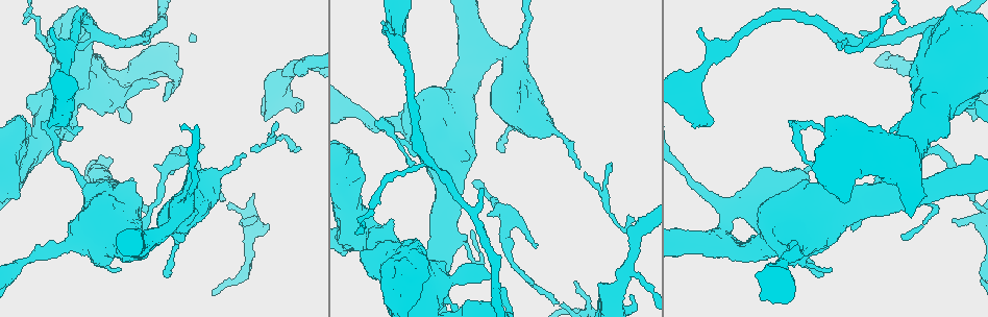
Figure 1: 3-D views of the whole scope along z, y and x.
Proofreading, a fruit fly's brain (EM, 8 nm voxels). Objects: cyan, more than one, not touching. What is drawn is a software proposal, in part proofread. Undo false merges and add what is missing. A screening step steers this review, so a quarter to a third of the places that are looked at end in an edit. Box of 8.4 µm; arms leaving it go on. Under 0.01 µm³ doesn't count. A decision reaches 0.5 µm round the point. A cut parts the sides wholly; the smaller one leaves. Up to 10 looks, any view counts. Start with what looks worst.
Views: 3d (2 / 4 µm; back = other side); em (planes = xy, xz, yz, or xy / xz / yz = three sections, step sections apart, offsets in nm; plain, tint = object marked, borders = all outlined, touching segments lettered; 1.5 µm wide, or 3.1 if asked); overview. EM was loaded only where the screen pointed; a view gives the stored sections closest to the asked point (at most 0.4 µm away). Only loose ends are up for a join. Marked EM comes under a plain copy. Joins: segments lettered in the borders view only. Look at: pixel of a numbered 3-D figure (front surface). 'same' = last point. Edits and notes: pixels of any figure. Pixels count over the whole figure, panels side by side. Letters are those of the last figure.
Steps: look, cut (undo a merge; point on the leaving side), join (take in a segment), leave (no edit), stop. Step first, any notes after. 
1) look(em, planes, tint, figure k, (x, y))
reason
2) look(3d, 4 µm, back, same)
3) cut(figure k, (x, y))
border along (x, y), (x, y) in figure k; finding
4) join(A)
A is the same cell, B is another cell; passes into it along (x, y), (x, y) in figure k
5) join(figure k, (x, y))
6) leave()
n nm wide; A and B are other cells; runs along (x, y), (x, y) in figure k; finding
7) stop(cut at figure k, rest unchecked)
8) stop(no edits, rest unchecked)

look(3d, 2 µm, figure 1, (382, 29))
free end

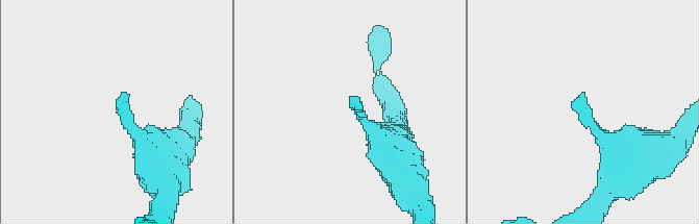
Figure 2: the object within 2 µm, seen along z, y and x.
look(em, planes, tint, figure 2, (351, 104))
need the tissue

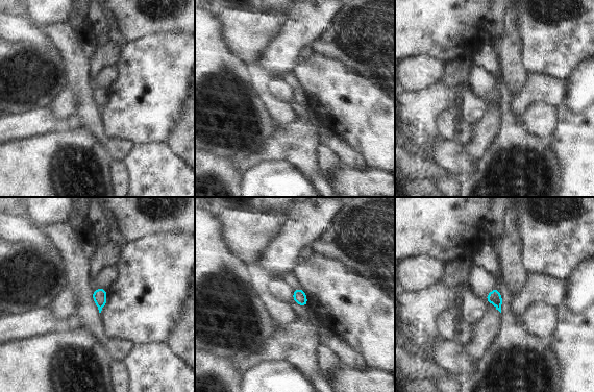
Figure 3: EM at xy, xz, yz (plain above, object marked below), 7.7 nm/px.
look(em, planes, borders, same)
what lies round it

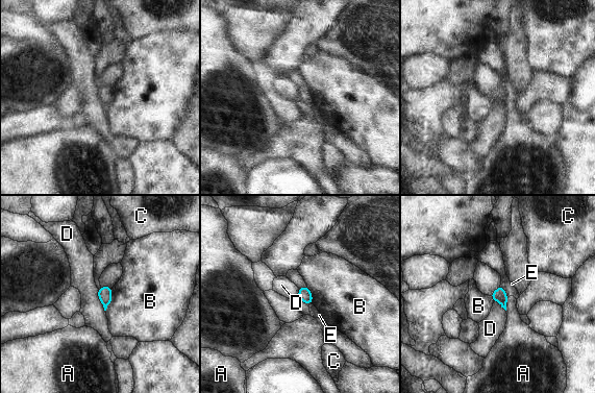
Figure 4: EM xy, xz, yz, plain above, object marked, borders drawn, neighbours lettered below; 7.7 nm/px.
leave()
B touches over 190 nm; A, B, C, D and E are other cells; border along (97, 289), (97, 297), (104, 311) in figure 4; no lettered segment goes on from it

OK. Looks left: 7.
look(3d, 4 µm, figure 1, (353, 154))
stops while still wide

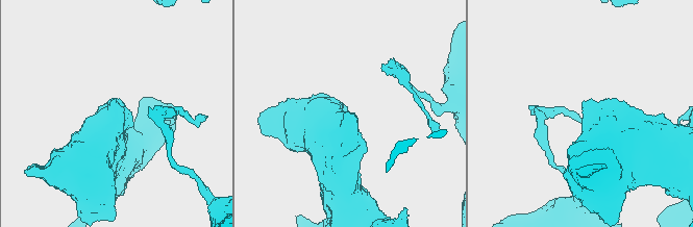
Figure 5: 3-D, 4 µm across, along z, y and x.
look(em, 3.1 µm, planes, tint, figure 5, (584, 103))
now the EM

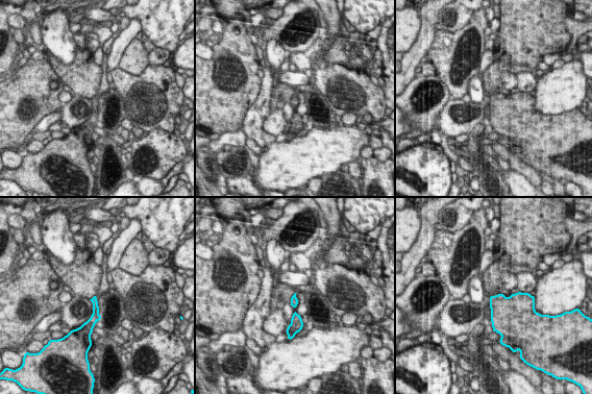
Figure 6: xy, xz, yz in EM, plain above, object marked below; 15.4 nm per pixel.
look(em, 3.1 µm, planes, borders, same)

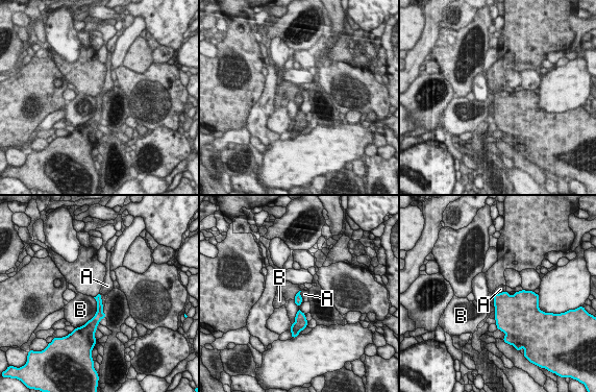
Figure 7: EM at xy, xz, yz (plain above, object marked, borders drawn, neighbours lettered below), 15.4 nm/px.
leave()
A and B are other cells; no lettered segment goes on from it

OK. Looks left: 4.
look(3d, 4 µm, figure 1, (454, 239))
abrupt turn

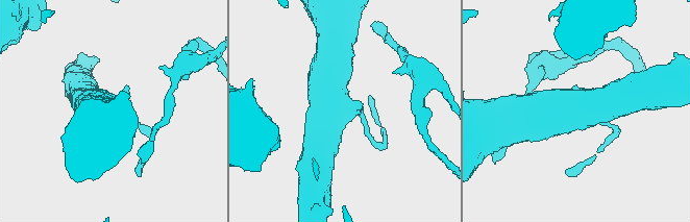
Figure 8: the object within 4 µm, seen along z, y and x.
look(em, xy, step 4, tint, figure 8, (345, 108))
now the EM

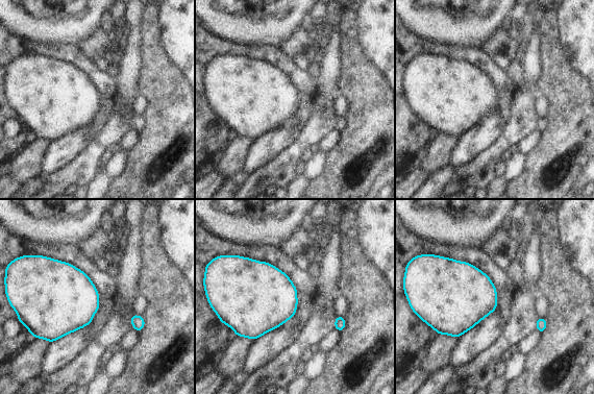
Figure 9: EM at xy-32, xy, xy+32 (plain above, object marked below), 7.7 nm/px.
look(em, planes, borders, same)

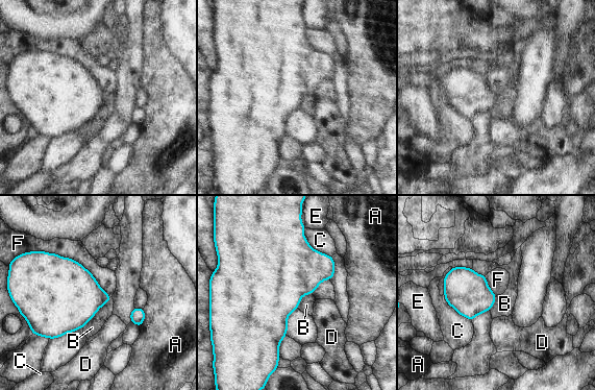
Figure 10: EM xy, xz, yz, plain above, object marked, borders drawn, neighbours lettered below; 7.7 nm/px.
leave()
F touches over 550 nm; A, B, C, D, E and F are other cells; border along (444, 292), (446, 301), (471, 320) in figure 10; one neuron here

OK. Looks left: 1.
look(em, planes, borders, figure 1, (822, 275))
free end

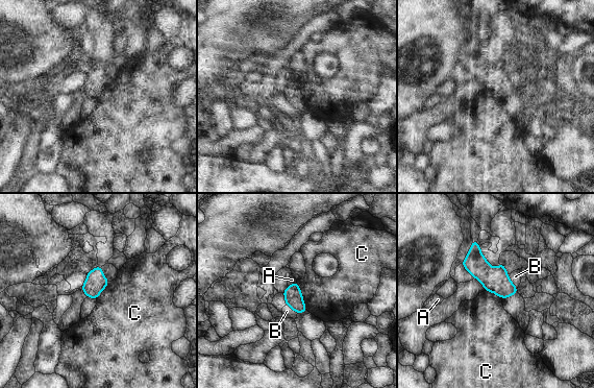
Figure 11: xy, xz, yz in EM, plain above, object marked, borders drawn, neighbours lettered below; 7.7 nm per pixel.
leave()
140 nm wide; C touches over 240 nm; A, B and C are other cells; none of them fits

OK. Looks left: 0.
stop(no edits, rest unchecked)

